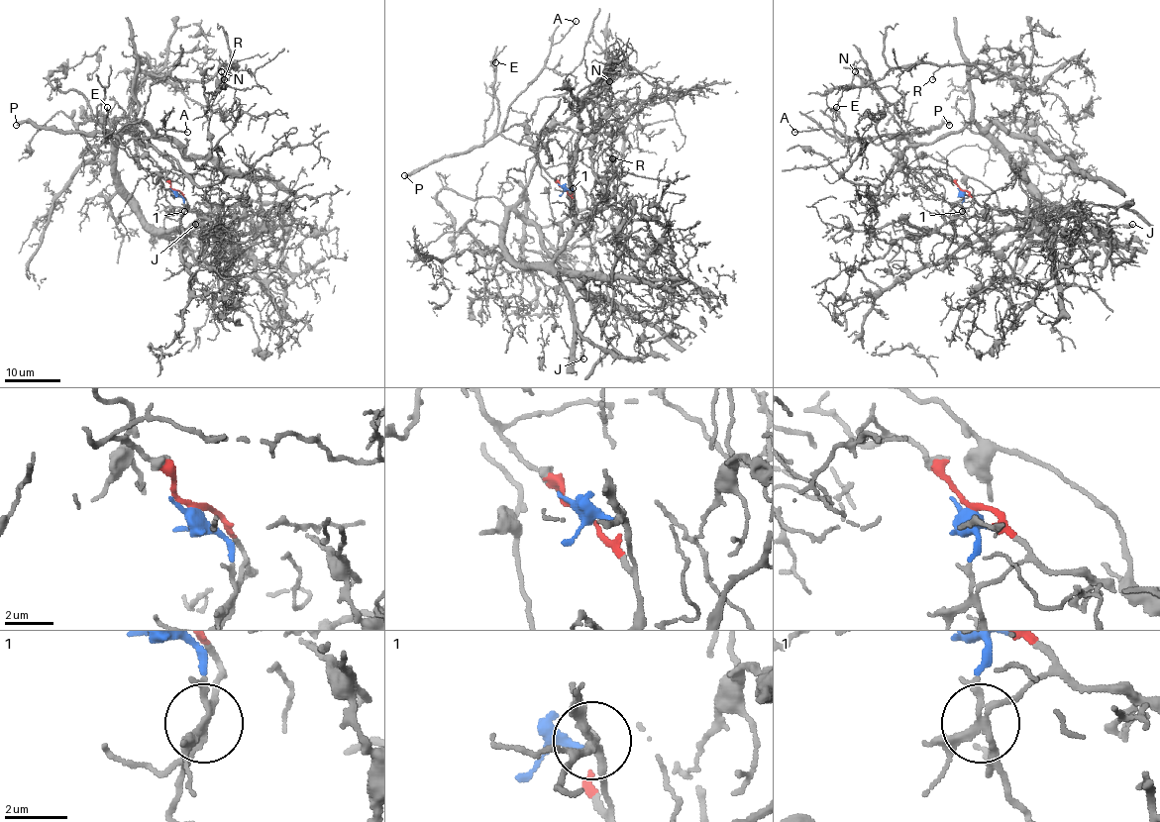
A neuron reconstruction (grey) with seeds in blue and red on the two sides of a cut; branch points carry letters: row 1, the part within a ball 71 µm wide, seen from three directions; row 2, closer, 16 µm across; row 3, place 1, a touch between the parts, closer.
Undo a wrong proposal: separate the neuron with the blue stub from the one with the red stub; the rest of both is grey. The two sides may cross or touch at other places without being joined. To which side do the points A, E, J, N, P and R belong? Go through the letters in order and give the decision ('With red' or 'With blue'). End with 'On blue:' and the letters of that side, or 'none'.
A: With red
E: With red
J: With red
N: With blue
P: With red
R: With blue
On blue: N, R

